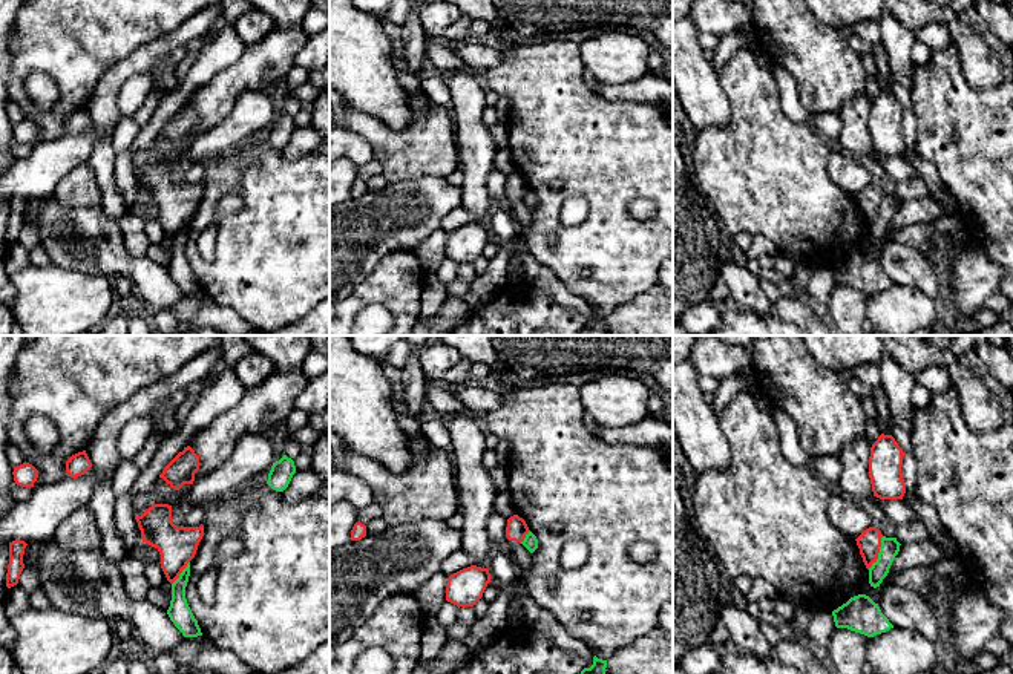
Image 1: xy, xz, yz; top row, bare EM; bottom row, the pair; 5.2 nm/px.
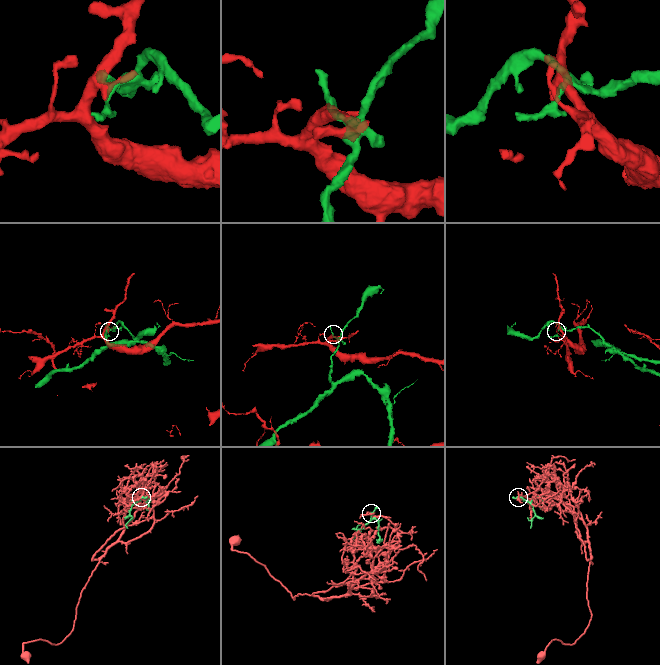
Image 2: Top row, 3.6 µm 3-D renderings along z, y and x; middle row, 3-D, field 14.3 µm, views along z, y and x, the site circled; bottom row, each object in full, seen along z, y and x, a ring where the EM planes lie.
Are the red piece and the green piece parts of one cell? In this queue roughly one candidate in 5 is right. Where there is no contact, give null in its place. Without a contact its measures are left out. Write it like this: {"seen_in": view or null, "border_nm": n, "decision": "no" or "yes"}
{"seen_in": "yz", "border_nm": 190, "decision": "no"}

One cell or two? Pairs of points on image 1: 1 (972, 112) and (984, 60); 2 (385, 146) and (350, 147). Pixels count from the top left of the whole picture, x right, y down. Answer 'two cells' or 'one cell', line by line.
1: two cells
2: two cells

